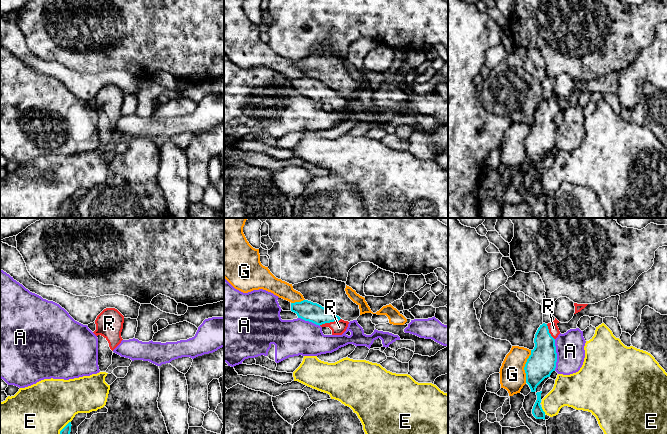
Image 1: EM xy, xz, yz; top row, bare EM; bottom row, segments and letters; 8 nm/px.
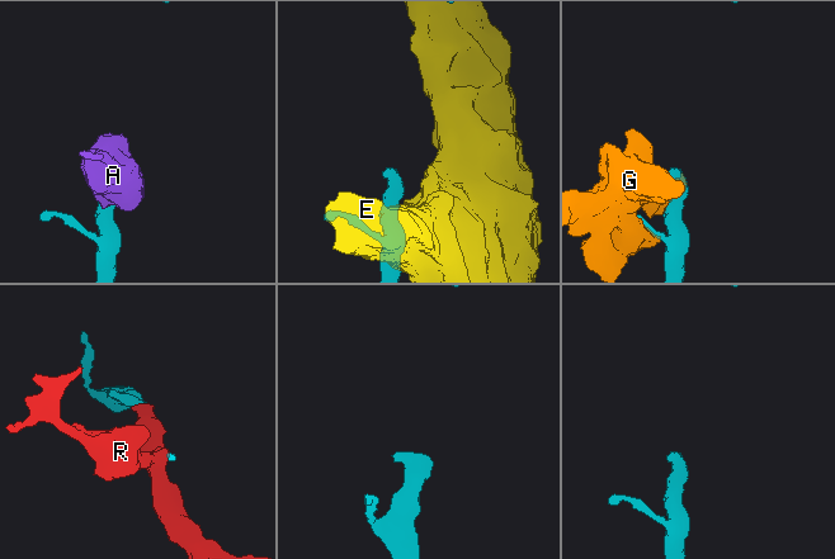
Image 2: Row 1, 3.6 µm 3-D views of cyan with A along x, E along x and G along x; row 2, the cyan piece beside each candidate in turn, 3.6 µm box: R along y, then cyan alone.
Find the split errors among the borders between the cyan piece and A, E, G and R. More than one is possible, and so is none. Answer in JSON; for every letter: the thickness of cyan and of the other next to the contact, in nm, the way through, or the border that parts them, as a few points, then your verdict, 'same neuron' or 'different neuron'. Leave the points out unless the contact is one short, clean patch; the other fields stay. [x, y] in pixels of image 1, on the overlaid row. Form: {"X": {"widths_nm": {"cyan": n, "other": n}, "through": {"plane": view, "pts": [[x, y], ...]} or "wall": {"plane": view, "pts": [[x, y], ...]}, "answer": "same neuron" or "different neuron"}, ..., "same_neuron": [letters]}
{"A": {"widths_nm": {"cyan": 220, "other": 220}, "wall": {"plane": "yz", "pts": [[554, 339], [556, 347], [555, 370]]}, "answer": "different neuron"}, "E": {"widths_nm": {"cyan": 90, "other": 220}, "answer": "different neuron"}, "G": {"widths_nm": {"cyan": 220, "other": 200}, "answer": "different neuron"}, "R": {"widths_nm": {"cyan": 160, "other": 110}, "through": {"plane": "xz", "pts": [[306, 310], [314, 312], [329, 322], [334, 322], [339, 327]]}, "answer": "same neuron"}, "same_neuron": ["R"]}

